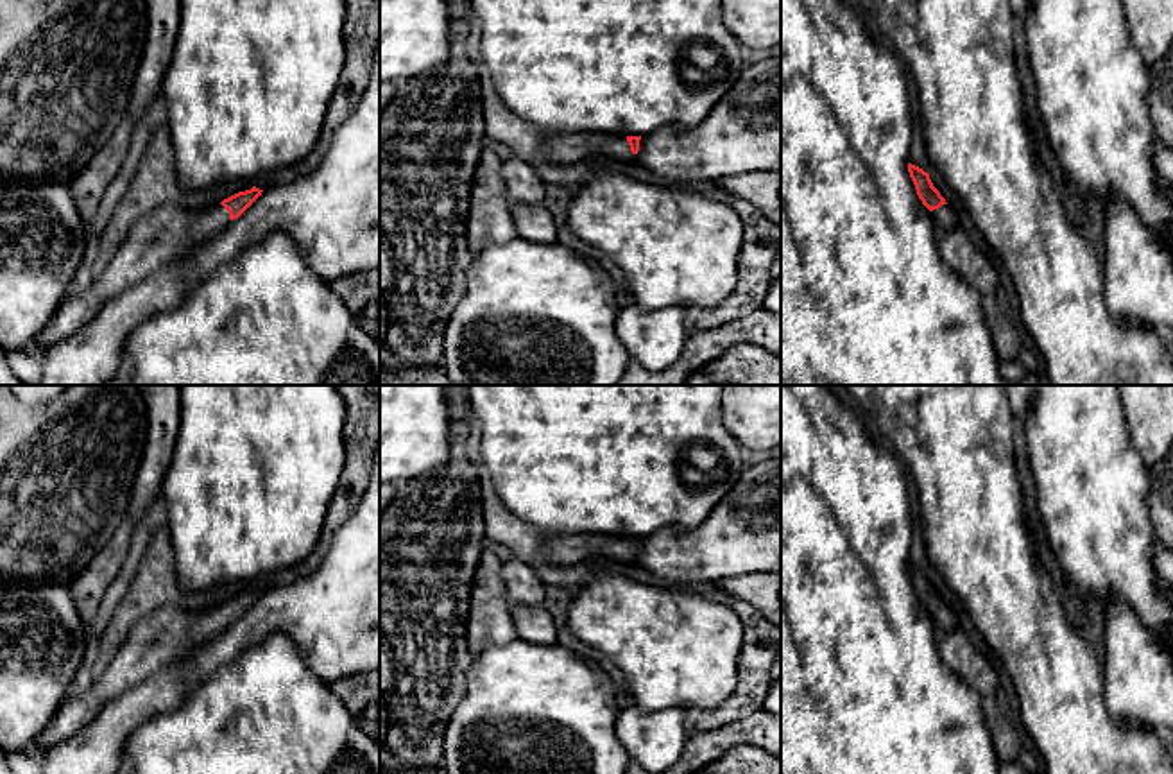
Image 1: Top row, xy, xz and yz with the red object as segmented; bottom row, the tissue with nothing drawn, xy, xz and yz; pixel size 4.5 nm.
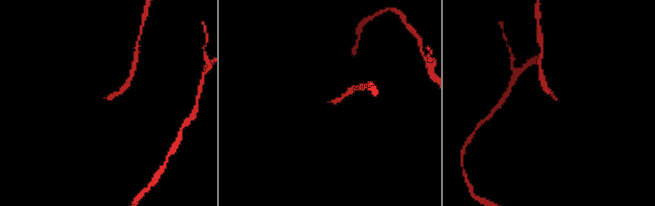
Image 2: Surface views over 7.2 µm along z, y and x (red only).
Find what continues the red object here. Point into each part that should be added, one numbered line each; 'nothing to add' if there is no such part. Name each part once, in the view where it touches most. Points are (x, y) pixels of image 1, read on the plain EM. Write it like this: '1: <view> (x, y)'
1: xz (565, 550)

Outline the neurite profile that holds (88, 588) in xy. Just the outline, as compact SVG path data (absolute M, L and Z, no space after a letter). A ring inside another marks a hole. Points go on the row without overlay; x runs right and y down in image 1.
M124 516L111 539L98 550L91 563L68 588L86 625L90 625L97 616L107 586L116 577L129 554L133 530L133 520Z

